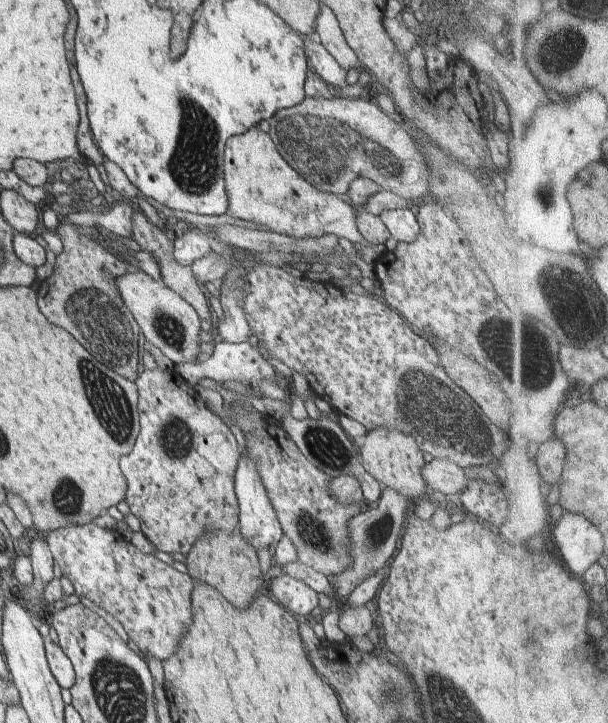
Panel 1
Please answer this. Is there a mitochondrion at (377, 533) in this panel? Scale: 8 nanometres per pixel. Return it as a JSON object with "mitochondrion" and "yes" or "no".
{"mitochondrion":"yes"}

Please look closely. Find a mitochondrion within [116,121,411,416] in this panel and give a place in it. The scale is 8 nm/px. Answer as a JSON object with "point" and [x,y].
{"point":[169,330]}

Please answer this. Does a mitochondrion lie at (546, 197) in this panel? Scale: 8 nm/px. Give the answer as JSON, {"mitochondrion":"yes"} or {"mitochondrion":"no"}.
{"mitochondrion":"yes"}

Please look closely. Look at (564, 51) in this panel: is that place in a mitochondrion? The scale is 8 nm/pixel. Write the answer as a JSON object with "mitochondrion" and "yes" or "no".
{"mitochondrion":"yes"}

